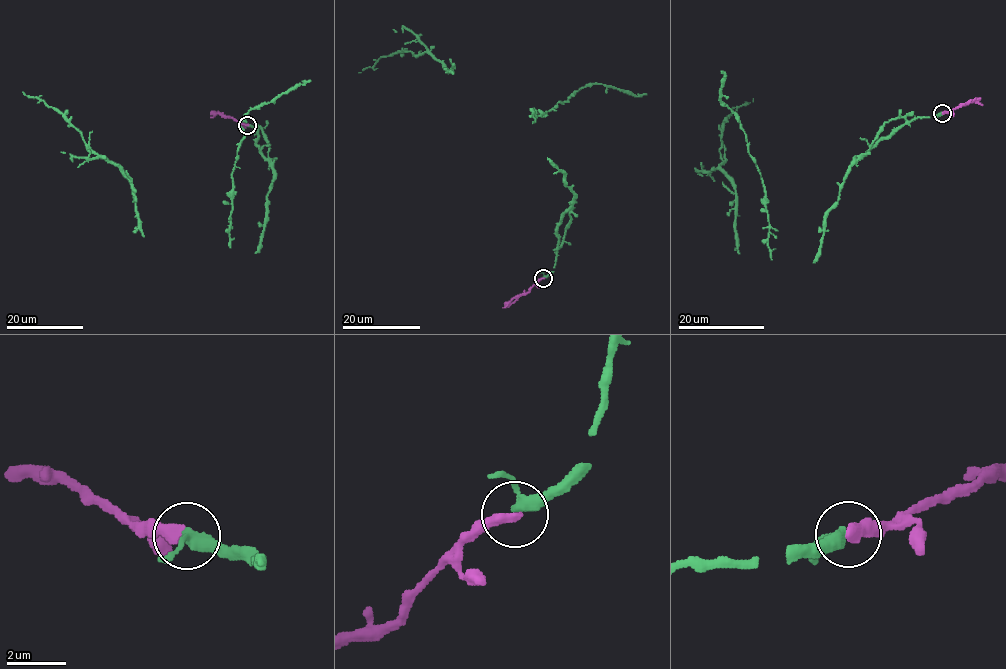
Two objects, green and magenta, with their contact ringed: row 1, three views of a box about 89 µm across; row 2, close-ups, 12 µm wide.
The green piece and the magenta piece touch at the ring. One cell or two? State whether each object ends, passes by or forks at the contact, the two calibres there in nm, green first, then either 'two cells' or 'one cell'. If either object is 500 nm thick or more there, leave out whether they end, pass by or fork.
green passes by; magenta ends; calibres 340 and 420 nm; one cell

